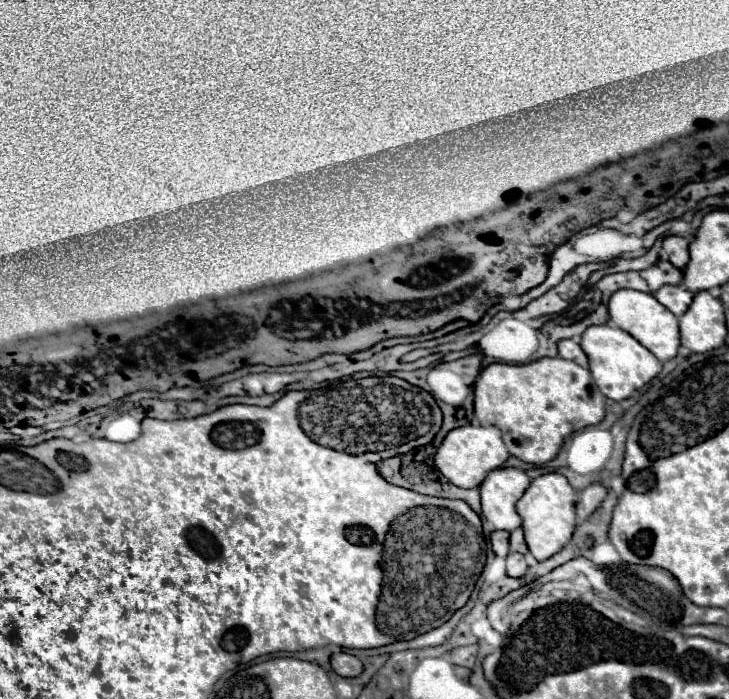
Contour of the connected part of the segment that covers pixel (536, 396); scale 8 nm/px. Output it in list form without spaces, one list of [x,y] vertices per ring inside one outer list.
[[[540,358],[528,364],[490,364],[474,382],[474,416],[482,426],[496,426],[502,430],[508,452],[528,464],[550,462],[566,436],[572,432],[598,424],[604,418],[606,398],[596,388],[590,370],[564,358]]]

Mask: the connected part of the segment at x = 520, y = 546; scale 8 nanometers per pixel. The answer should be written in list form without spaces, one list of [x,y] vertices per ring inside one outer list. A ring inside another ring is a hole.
[[[516,528],[516,530],[512,530],[512,532],[510,532],[510,550],[512,550],[512,552],[520,552],[520,554],[524,554],[530,566],[534,566],[534,564],[536,564],[536,560],[530,556],[530,552],[528,552],[528,548],[526,548],[522,528]]]

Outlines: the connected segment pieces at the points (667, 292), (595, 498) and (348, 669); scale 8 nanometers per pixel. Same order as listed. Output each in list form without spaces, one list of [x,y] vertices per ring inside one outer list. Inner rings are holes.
[[[676,284],[676,286],[662,286],[658,292],[654,292],[654,298],[664,304],[672,314],[682,316],[688,306],[692,304],[692,292],[688,292],[684,286]]]
[[[590,484],[588,488],[584,488],[584,490],[580,492],[578,504],[576,504],[576,514],[578,514],[578,518],[580,518],[580,520],[588,518],[588,516],[600,506],[600,502],[602,502],[604,496],[606,496],[606,492],[608,492],[608,490],[606,490],[602,484]]]
[[[338,652],[338,654],[332,654],[332,670],[340,676],[352,678],[362,672],[362,662],[348,652]]]

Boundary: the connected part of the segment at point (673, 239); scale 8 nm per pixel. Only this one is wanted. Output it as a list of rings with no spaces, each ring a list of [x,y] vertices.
[[[666,236],[662,241],[662,248],[668,254],[668,260],[676,268],[684,268],[688,262],[688,244],[690,240],[686,236]]]

